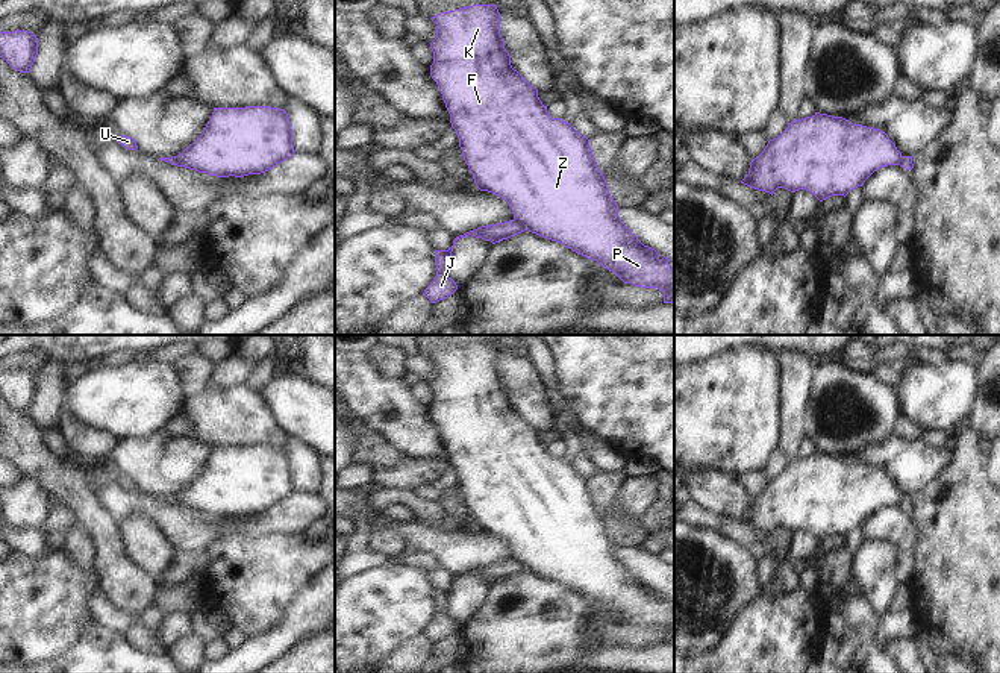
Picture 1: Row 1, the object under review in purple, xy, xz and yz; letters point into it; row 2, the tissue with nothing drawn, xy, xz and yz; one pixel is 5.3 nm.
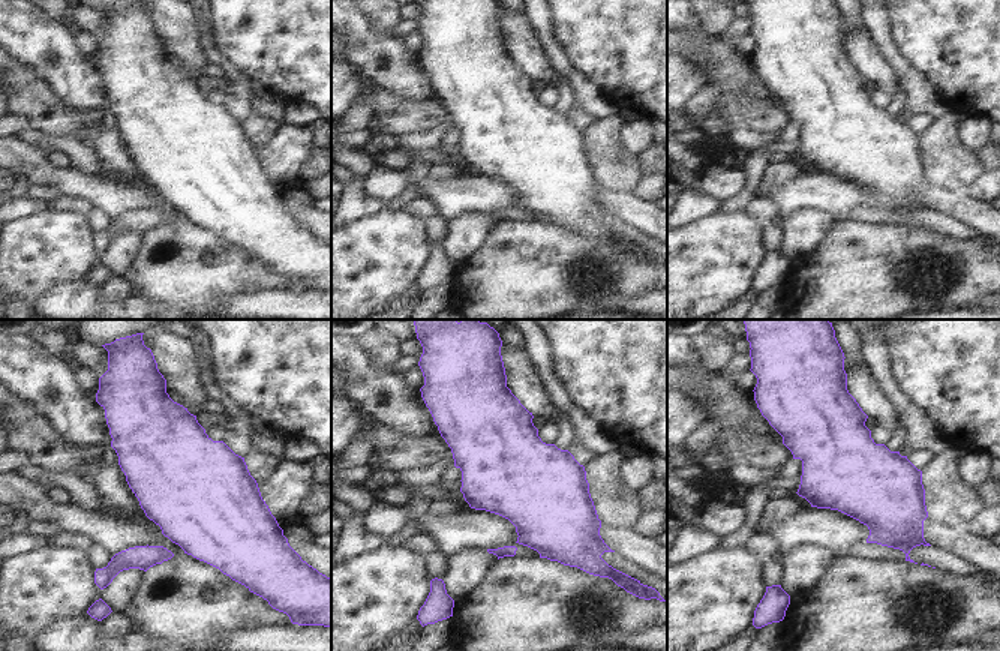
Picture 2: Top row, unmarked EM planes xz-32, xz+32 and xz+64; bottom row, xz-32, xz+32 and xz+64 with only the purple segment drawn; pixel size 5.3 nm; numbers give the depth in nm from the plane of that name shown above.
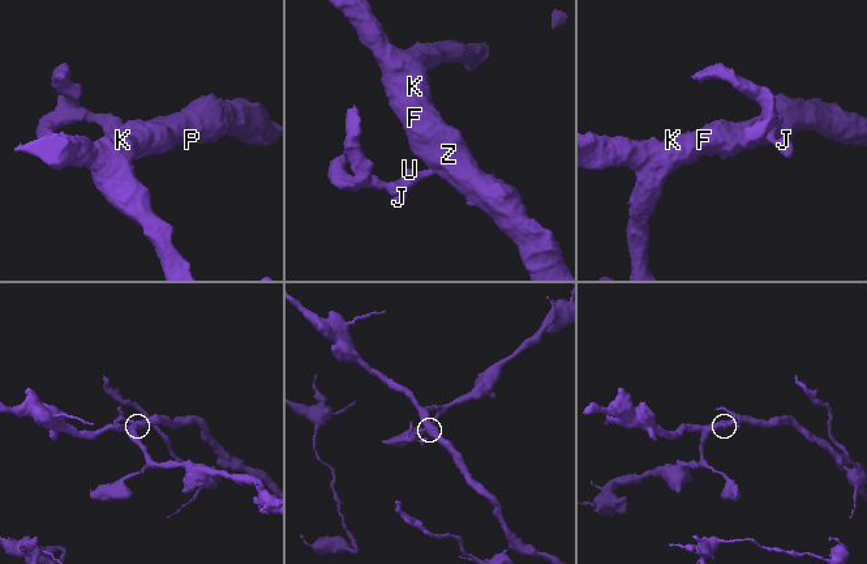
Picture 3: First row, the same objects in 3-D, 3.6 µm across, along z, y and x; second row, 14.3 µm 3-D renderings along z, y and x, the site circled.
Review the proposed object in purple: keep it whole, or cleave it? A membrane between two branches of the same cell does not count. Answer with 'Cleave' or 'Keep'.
Cleave.

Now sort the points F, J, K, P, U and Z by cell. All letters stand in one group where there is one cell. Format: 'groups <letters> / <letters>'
groups F K P Z / J U

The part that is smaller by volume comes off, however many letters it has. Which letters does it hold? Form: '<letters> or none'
J, U

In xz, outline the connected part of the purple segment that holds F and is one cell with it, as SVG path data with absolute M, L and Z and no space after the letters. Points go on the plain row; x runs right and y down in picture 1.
M473 344L441 352L430 359L436 364L436 377L430 382L433 391L430 415L442 434L476 526L506 540L514 559L523 562L526 570L597 600L624 623L658 628L664 632L664 643L674 643L674 609L668 603L670 599L665 596L661 599L655 588L644 585L621 561L618 544L611 537L606 518L597 506L589 479L562 458L553 458L539 440L538 429L512 408L500 374L497 344Z

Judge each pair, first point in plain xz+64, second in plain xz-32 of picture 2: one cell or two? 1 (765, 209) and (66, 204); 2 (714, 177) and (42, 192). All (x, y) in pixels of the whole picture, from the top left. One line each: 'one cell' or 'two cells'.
1: one cell
2: one cell

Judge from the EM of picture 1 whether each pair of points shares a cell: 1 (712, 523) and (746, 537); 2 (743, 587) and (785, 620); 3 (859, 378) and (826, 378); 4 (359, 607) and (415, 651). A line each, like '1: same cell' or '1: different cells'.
1: same cell
2: different cells
3: same cell
4: different cells

